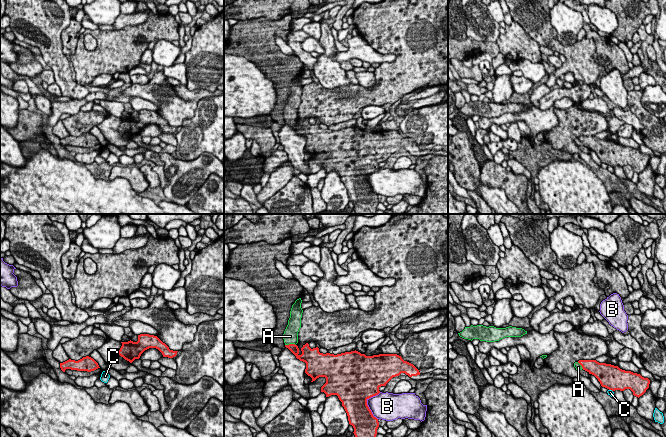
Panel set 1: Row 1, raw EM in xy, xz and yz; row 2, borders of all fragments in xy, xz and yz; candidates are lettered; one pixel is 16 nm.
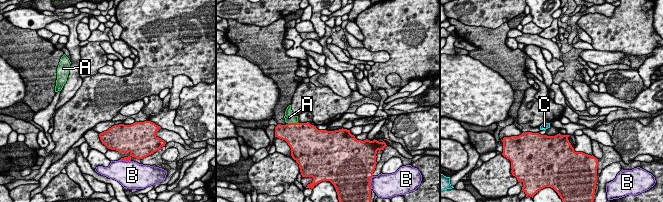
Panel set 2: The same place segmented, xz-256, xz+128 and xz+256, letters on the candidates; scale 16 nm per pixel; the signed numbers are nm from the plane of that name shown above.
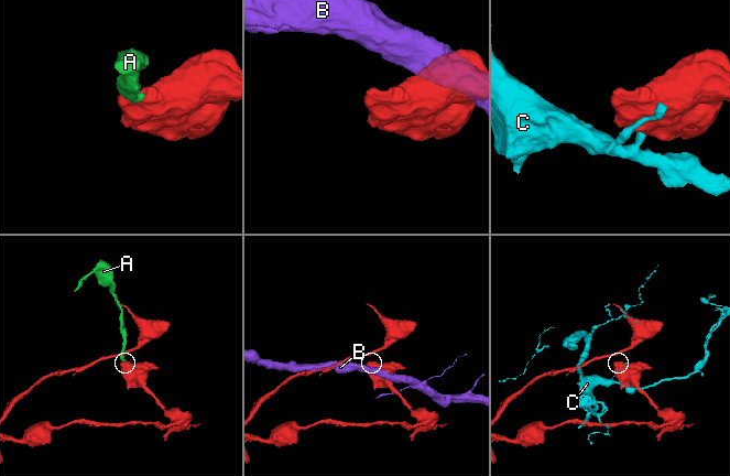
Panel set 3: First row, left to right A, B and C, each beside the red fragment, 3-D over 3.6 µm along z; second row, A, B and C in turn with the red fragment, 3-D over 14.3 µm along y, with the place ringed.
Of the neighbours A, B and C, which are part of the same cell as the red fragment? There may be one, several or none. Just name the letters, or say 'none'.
A

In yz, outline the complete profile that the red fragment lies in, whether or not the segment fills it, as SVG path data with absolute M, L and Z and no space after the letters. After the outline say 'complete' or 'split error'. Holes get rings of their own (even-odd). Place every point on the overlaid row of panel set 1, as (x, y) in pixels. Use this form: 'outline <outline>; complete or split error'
outline M579 360L574 363L574 367L578 371L583 369L594 375L602 387L612 391L630 389L633 395L639 398L649 388L648 378L611 364L599 363L596 360Z; split error

